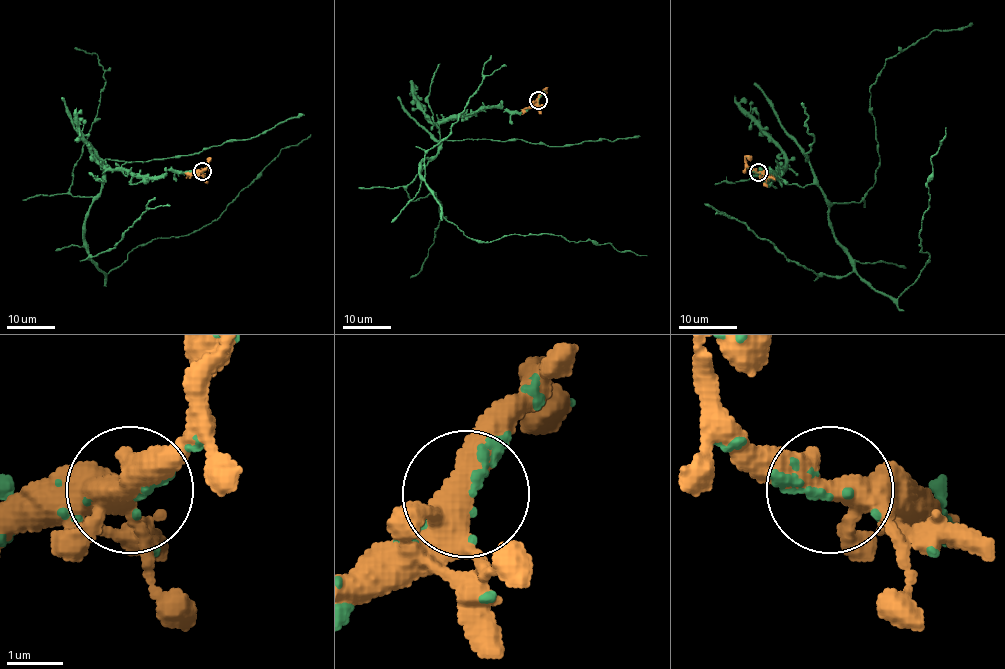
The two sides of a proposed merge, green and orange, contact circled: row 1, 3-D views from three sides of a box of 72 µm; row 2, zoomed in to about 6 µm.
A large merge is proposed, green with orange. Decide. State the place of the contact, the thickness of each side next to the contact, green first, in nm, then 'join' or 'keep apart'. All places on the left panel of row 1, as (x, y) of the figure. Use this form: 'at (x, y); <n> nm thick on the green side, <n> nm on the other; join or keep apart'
at (202, 171); 110 nm thick on the green side, 440 nm on the other; join

